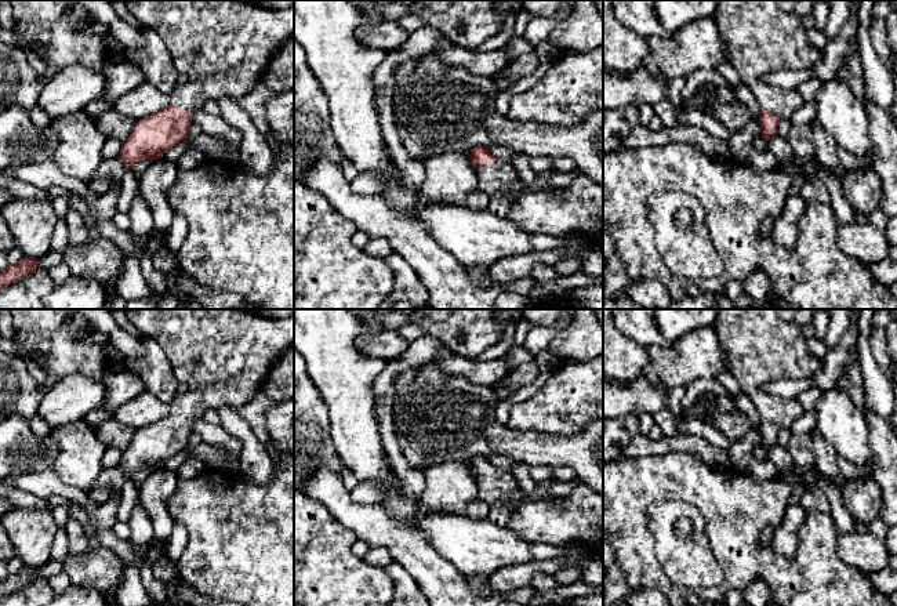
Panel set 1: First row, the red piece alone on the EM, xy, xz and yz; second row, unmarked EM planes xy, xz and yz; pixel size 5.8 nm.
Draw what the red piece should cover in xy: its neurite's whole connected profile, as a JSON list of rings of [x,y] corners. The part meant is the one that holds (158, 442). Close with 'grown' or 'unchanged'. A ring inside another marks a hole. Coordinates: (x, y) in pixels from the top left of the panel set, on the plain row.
[[[127,309],[126,313],[159,344],[178,382],[188,387],[171,399],[167,417],[134,433],[119,462],[126,480],[144,468],[160,469],[166,460],[189,447],[192,422],[207,410],[221,406],[237,410],[258,395],[276,359],[294,345],[294,315],[272,319],[251,309]]]; grown

